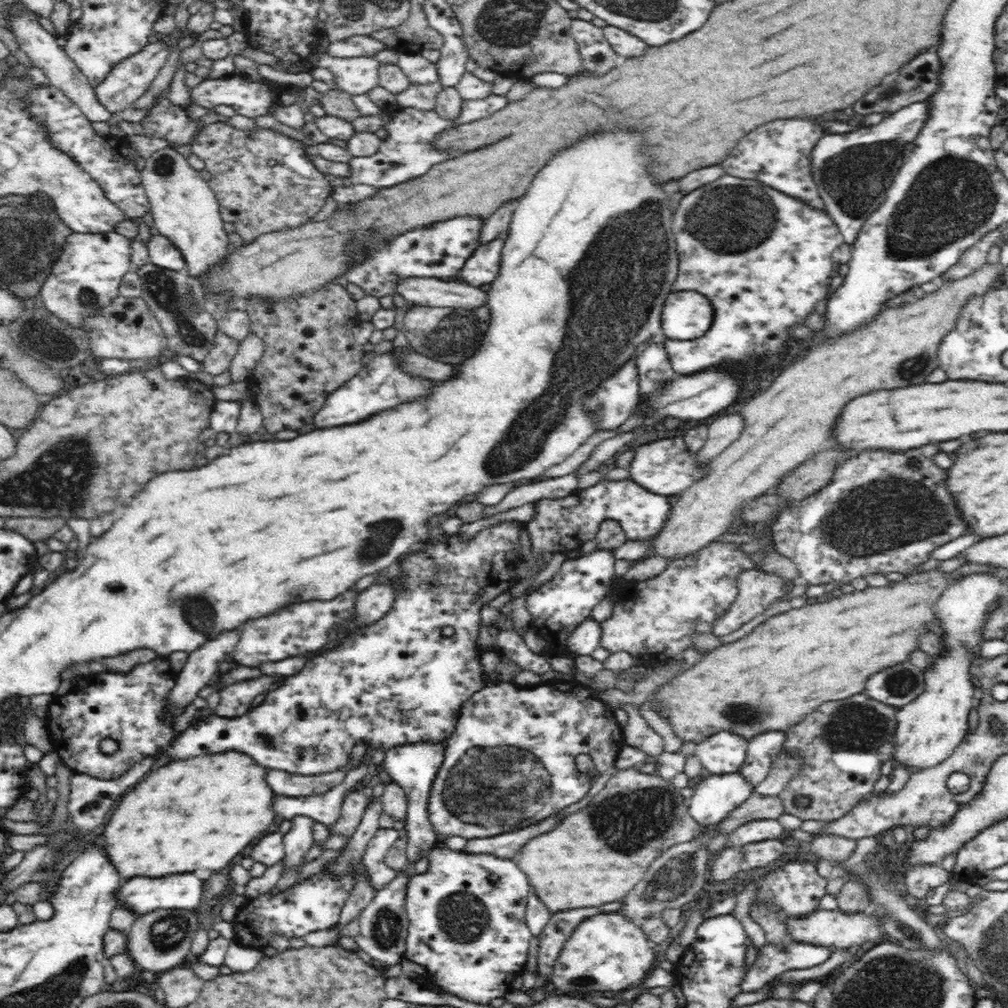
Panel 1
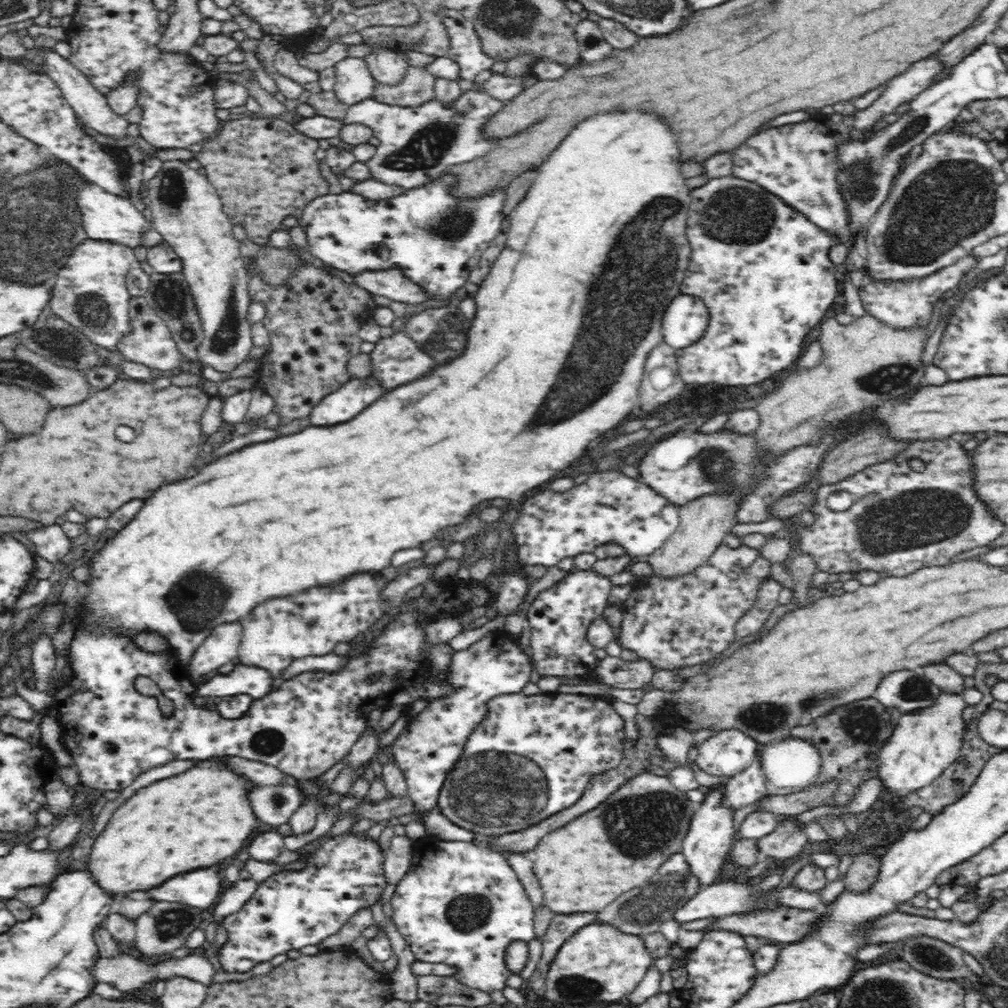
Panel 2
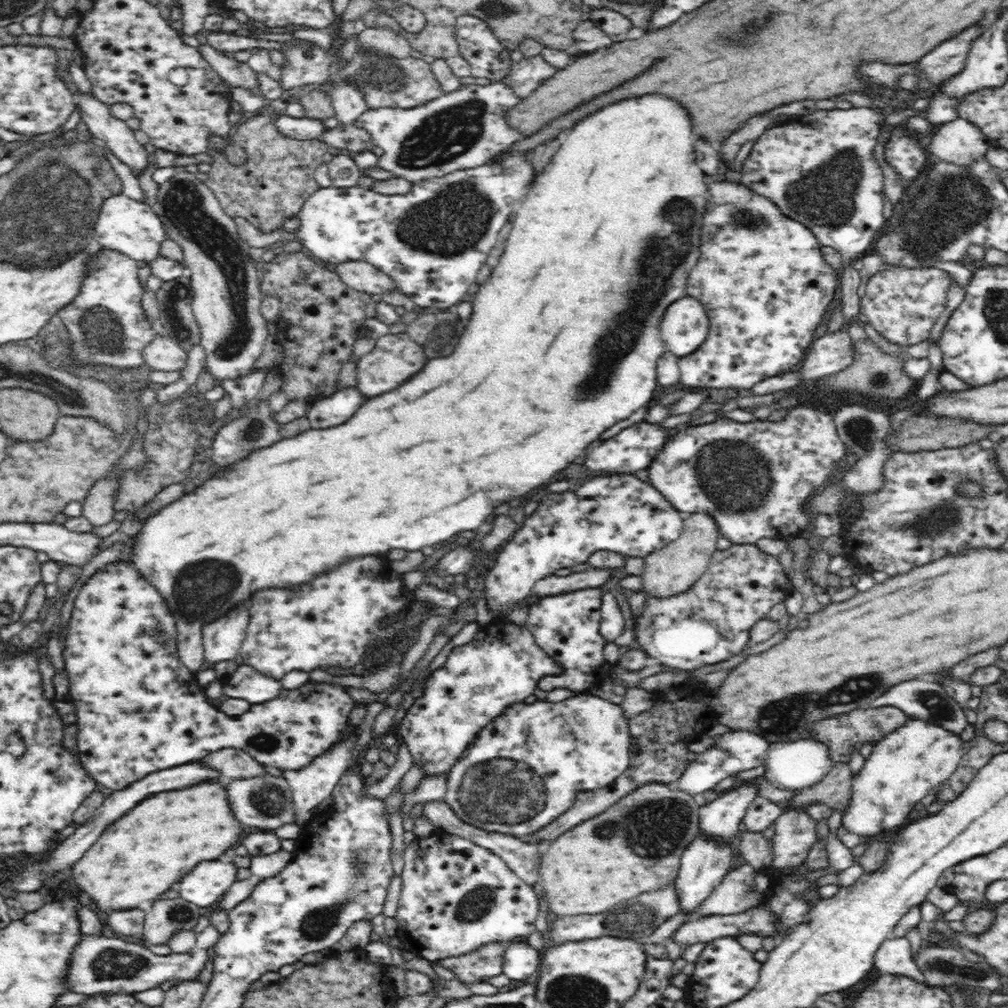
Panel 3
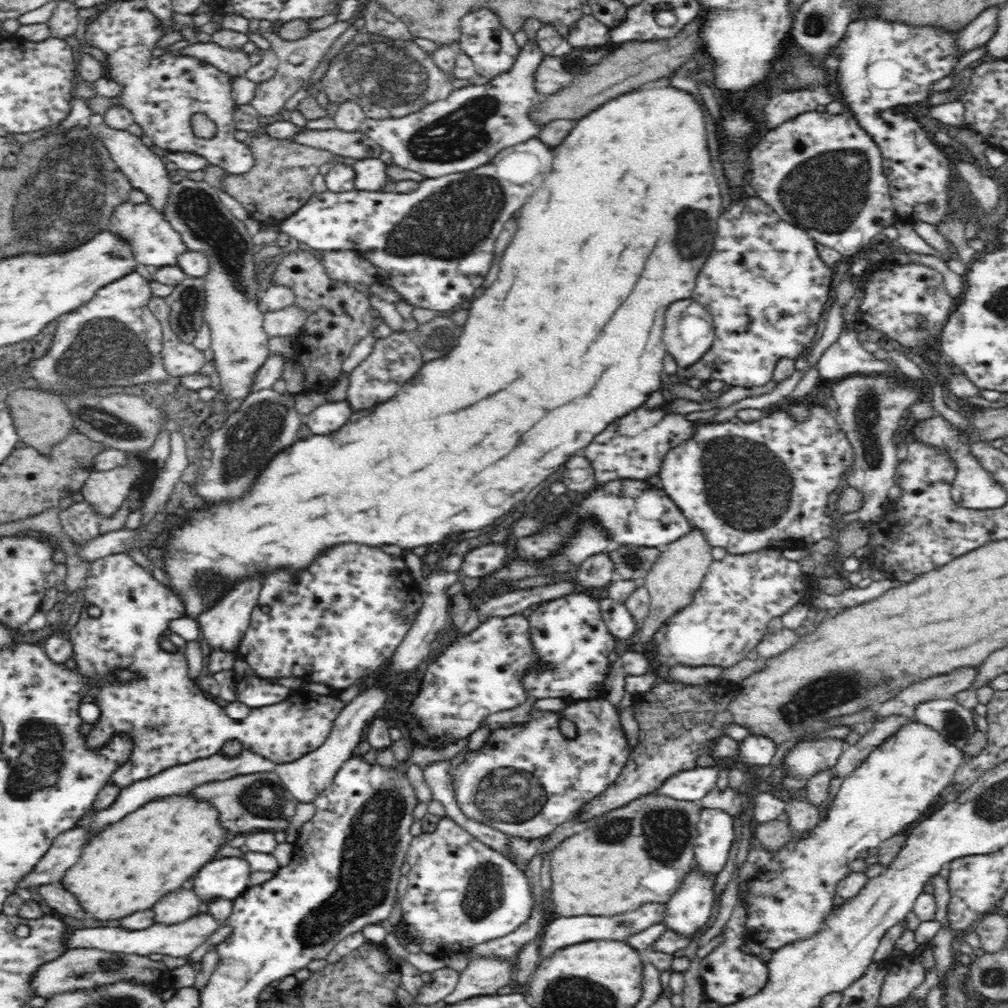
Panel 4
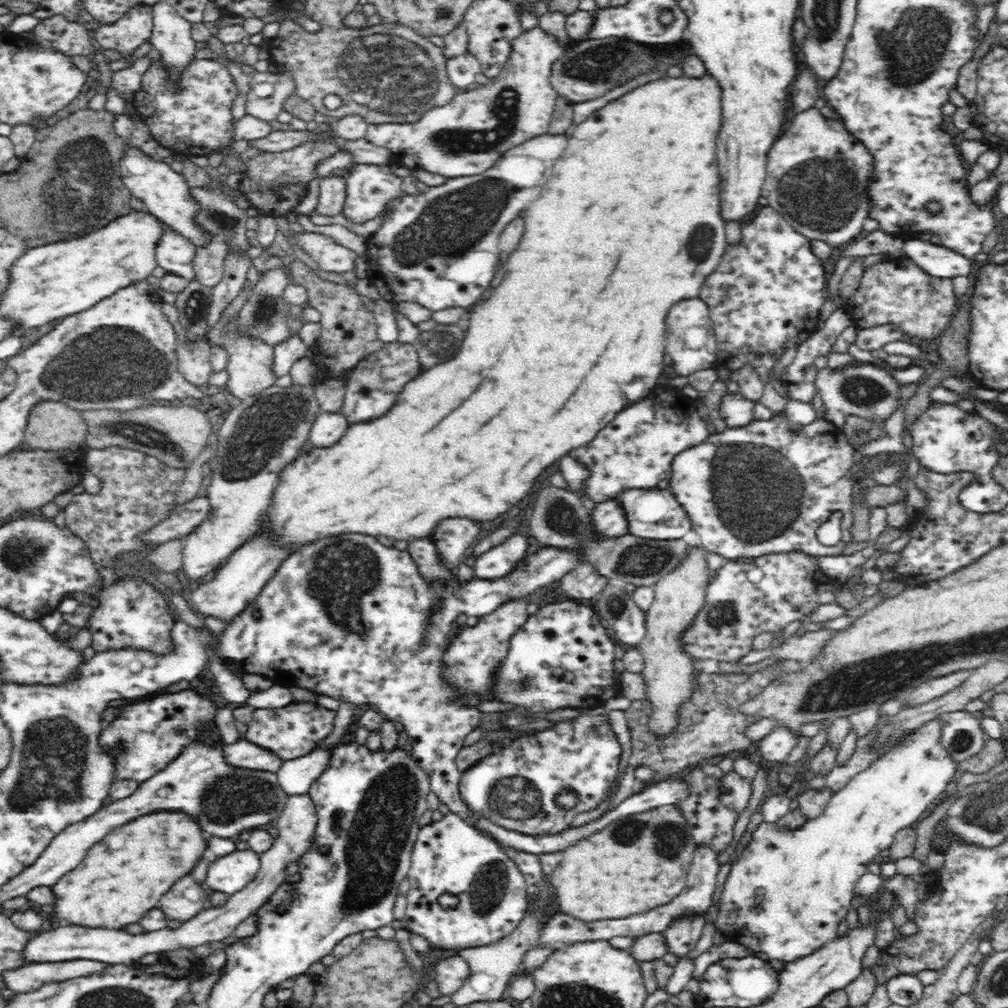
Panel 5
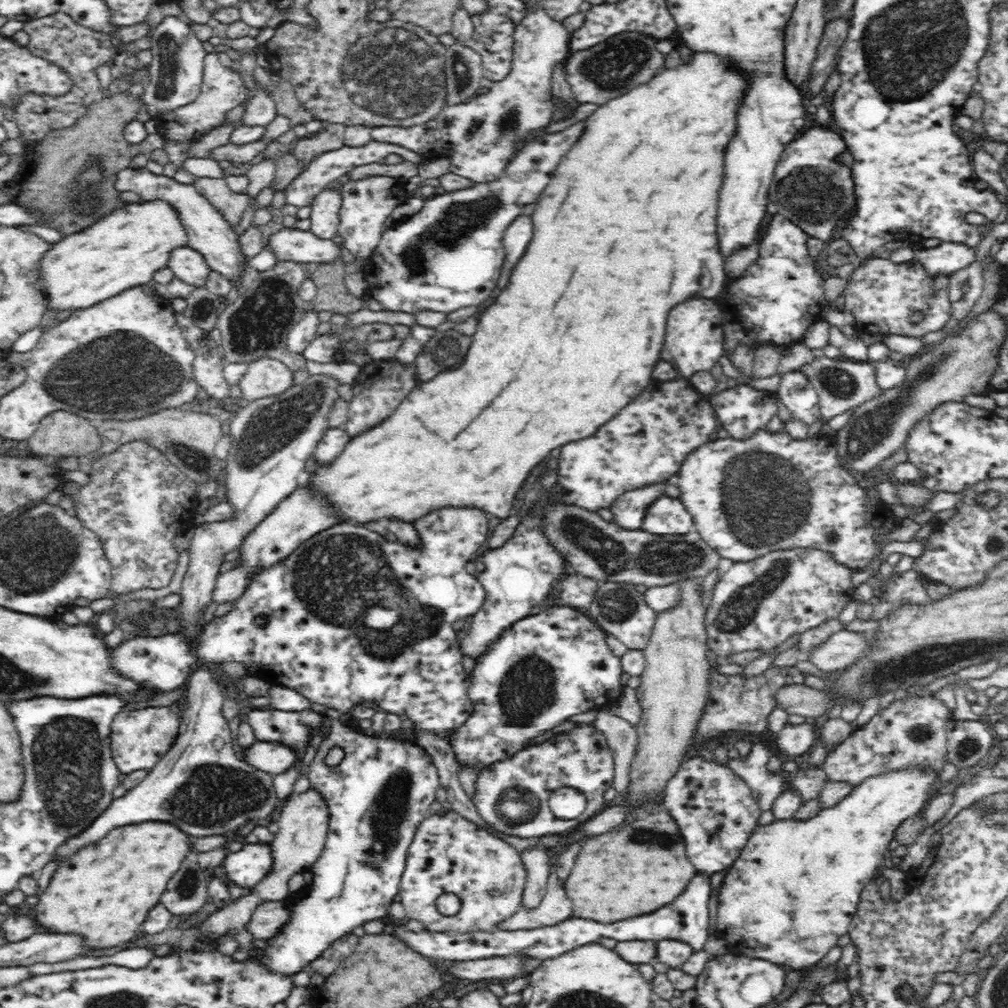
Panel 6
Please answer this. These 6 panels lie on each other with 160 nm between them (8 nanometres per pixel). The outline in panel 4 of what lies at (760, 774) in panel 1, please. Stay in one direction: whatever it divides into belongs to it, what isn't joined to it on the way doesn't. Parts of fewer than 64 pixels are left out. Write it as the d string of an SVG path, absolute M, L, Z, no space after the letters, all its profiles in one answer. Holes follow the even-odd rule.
M708 804L702 805L701 809L694 845L695 862L700 870L717 875L726 866L735 841L734 817L730 812Z

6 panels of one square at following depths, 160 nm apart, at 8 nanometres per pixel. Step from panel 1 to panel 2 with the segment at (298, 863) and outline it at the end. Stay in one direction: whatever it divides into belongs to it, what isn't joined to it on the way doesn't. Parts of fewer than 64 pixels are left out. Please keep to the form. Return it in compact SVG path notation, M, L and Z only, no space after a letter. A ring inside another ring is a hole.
M299 781L300 790L309 796L306 799L289 820L289 825L292 827L292 835L300 836L302 834L308 834L312 829L316 827L316 821L318 818L319 810L319 793L318 786L312 786L312 781Z

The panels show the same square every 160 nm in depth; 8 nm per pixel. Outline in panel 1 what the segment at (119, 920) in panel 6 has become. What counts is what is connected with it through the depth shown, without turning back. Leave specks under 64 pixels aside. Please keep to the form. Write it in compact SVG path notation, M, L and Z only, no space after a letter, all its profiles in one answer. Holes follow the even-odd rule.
M214 754L212 758L192 758L192 762L170 762L168 766L158 768L156 772L148 774L140 784L136 784L116 806L114 814L110 816L106 830L104 830L104 844L108 858L112 860L112 864L116 866L118 874L128 880L134 876L166 876L166 874L182 874L182 872L194 872L198 868L206 868L206 870L220 870L224 866L230 864L232 858L236 858L236 854L240 854L240 850L244 850L250 842L254 842L260 834L268 832L270 824L274 822L272 818L272 810L268 810L268 802L272 802L272 788L266 784L268 769L263 766L256 766L256 762L252 762L252 758L244 758L244 754Z

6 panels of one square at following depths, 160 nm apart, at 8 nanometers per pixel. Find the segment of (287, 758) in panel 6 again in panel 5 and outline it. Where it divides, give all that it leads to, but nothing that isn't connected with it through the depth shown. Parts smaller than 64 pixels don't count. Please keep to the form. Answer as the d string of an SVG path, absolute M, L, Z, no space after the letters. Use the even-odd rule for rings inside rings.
M243 738L235 744L227 744L224 748L224 761L233 767L244 770L276 772L282 760L272 752L260 748Z

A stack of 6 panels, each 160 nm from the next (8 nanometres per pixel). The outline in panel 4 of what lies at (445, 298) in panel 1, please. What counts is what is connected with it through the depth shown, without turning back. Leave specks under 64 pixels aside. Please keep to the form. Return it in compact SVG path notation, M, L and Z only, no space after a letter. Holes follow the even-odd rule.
M351 250L324 251L322 265L326 269L327 277L337 281L344 281L351 285L372 285L379 282L378 272L368 260Z

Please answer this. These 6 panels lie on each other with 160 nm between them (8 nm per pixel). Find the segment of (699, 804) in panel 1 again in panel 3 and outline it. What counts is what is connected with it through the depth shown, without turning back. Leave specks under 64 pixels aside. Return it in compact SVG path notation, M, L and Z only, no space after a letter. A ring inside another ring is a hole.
M700 830L680 858L680 870L674 882L677 896L679 896L679 908L683 912L694 912L696 906L702 905L703 901L730 872L732 861L730 842L714 840Z

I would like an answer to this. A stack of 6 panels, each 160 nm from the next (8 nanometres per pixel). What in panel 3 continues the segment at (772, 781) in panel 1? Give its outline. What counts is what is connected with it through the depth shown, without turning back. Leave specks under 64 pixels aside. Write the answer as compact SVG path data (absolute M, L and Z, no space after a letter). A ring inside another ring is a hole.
M804 736L796 742L770 743L763 766L764 780L776 788L788 790L794 794L794 792L820 782L830 772L833 761L830 759L826 745L814 738Z

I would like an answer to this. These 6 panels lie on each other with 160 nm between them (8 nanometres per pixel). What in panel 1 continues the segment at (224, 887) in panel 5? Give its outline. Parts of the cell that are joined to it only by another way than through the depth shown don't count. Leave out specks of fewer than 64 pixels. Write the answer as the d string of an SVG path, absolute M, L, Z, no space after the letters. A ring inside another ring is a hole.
M170 874L164 878L132 878L132 882L124 882L120 894L116 894L120 906L126 906L140 918L142 914L153 913L152 910L197 910L203 902L203 882L194 874Z

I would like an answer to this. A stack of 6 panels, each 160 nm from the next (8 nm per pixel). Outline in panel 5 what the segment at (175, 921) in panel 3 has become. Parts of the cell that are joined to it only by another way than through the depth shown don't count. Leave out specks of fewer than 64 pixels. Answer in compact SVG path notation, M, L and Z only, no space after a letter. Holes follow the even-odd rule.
M192 876L180 878L164 898L160 898L160 910L171 919L179 922L190 920L192 916L204 909L204 900L208 898L200 884Z

